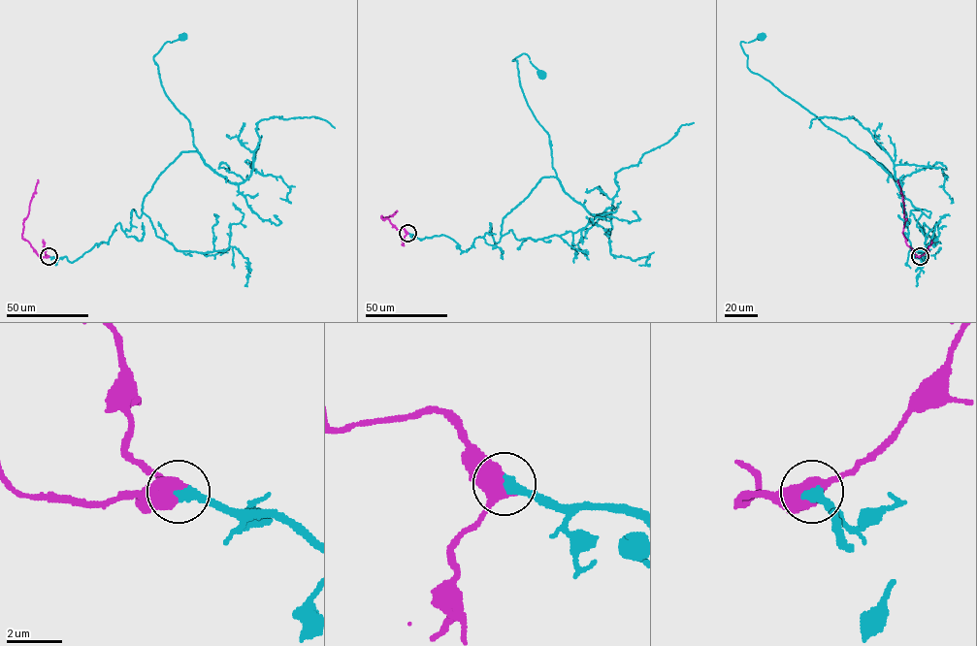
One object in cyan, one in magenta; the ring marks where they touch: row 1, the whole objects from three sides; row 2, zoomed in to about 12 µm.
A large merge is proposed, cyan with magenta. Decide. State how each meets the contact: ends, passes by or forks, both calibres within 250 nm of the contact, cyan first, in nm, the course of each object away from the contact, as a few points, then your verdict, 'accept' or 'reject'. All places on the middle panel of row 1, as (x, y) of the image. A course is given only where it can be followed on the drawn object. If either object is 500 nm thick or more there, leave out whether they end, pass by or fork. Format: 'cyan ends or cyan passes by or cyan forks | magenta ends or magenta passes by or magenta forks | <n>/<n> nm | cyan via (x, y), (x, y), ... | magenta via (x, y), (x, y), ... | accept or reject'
380/550 nm | cyan via (407, 233), (466, 251), (491, 223), (498, 242), (503, 218), (556, 177), (512, 60), (541, 74) | magenta via (407, 233), (381, 217), (388, 217), (397, 211) | accept

